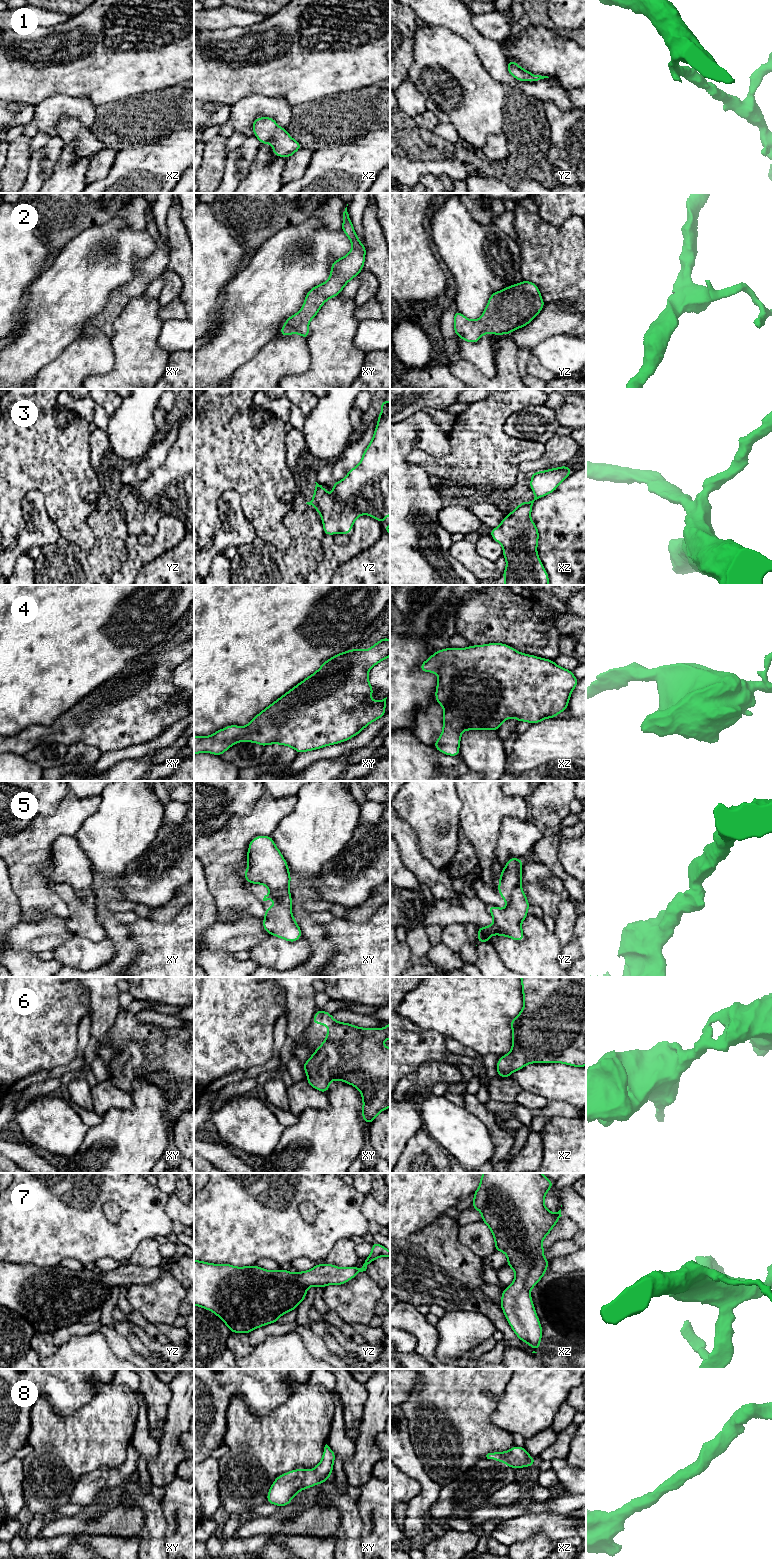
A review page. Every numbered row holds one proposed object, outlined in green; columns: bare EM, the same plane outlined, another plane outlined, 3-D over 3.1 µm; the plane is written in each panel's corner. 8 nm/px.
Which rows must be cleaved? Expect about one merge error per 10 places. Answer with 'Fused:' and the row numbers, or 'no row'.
Fused: 5

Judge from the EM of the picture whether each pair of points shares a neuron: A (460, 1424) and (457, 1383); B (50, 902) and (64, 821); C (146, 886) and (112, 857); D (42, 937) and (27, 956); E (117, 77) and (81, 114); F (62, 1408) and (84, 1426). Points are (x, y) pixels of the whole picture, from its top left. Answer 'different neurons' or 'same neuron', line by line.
A: same neuron
B: same neuron
C: different neurons
D: different neurons
E: different neurons
F: different neurons

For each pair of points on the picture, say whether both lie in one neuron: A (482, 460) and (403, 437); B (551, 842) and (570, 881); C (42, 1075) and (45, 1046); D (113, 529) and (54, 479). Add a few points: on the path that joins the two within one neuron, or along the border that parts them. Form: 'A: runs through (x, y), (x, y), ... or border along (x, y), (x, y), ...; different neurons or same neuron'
A: border along (449, 436), (450, 450), (446, 454), (426, 453); different neurons
B: runs through (551, 852), (551, 861), (560, 872); same neuron
C: border along (48, 1069), (40, 1069), (21, 1079); different neurons
D: border along (98, 507), (87, 519), (87, 524), (93, 534); different neurons

